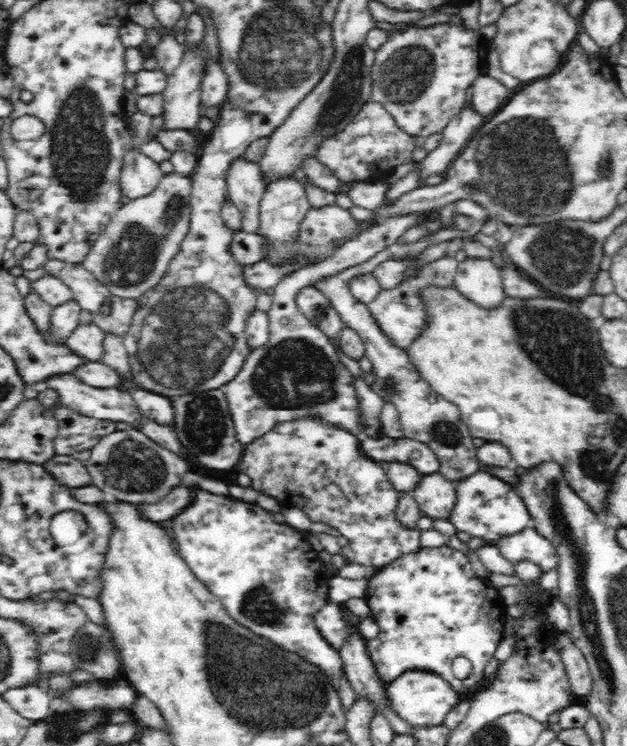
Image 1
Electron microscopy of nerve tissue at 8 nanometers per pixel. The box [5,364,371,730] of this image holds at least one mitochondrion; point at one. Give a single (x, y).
(245, 693)

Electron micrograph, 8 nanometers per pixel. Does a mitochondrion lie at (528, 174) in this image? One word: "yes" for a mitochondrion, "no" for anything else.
yes

